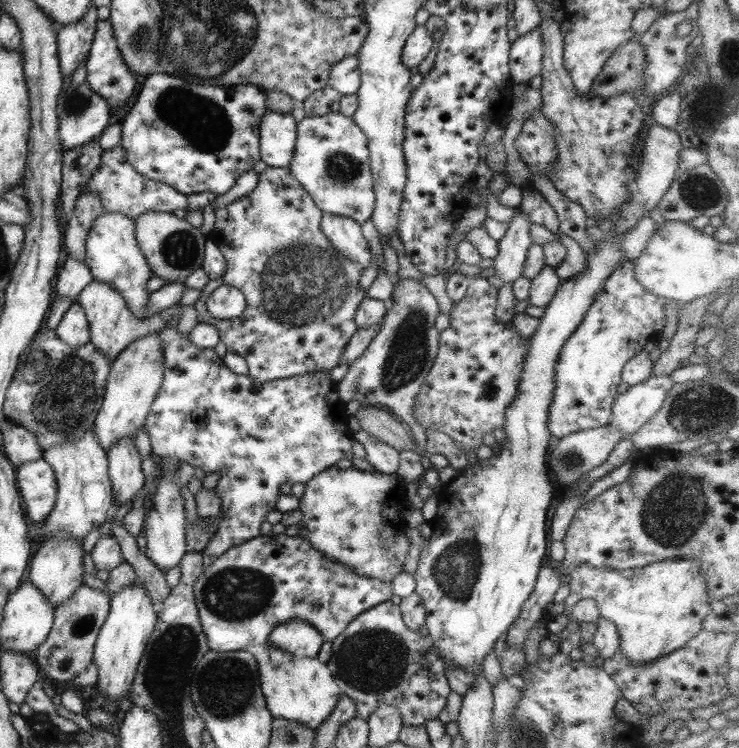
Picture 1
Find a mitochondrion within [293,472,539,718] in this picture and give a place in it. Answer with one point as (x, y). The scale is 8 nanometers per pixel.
(372, 660)

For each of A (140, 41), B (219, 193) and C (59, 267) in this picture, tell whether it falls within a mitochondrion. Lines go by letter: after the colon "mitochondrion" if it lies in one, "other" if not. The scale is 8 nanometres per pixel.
A: mitochondrion
B: other
C: other

